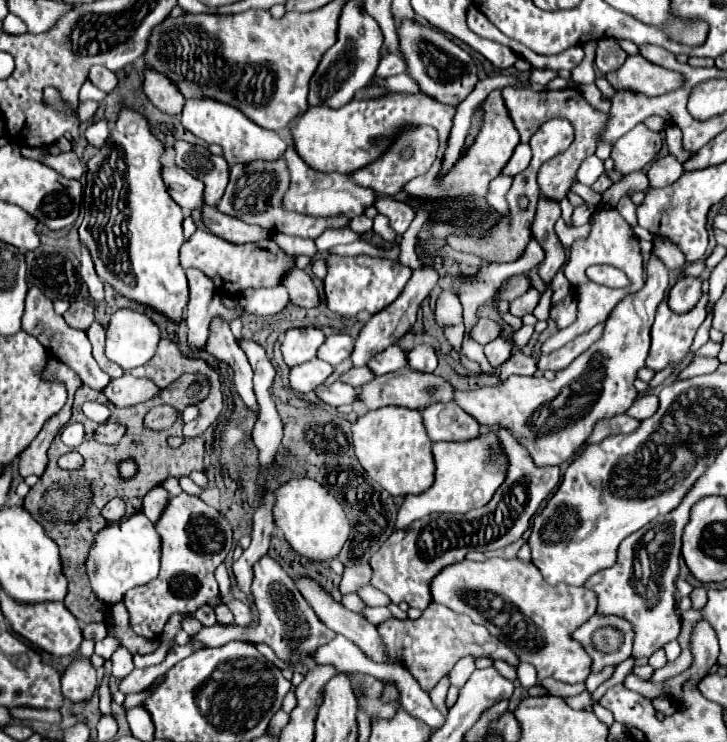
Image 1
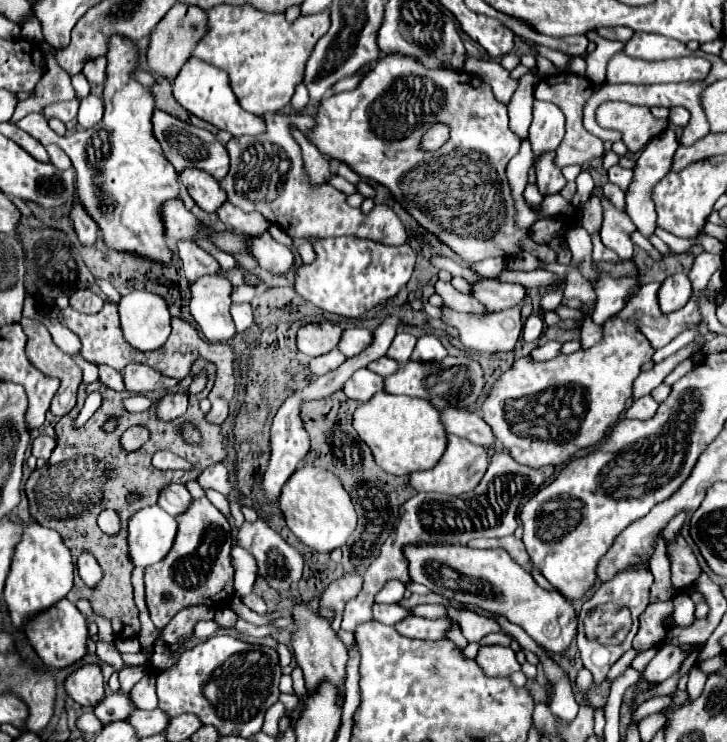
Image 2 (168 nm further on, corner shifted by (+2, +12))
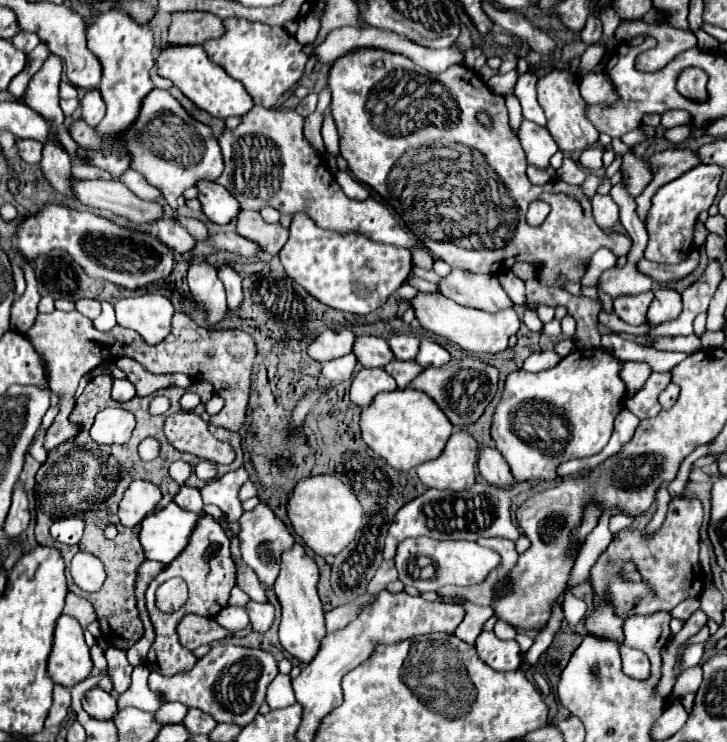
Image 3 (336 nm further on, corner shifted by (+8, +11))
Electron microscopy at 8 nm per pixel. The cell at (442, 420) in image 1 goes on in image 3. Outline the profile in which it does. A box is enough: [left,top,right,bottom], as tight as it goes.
[479,447,515,489]

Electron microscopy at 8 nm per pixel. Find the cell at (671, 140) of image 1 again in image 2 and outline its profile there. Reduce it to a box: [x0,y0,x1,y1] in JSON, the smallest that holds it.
[669,108,689,126]

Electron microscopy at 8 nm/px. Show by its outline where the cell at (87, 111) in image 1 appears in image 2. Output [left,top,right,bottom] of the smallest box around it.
[43,100,79,123]

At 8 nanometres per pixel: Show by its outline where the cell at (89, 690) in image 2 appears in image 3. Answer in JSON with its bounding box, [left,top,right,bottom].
[83,689,117,721]

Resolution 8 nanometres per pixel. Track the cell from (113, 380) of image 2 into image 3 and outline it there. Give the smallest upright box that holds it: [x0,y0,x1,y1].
[113,379,135,403]

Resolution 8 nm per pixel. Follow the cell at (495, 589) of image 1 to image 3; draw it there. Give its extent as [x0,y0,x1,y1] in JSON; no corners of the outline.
[397,537,497,593]

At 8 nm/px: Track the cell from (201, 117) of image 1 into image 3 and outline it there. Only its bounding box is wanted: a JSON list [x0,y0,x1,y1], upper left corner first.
[157,43,255,119]

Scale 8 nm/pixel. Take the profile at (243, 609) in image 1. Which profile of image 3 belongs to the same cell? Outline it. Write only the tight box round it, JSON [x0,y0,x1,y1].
[247,601,275,633]

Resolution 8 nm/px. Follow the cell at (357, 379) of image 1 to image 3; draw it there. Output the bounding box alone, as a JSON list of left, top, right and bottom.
[385,361,423,389]

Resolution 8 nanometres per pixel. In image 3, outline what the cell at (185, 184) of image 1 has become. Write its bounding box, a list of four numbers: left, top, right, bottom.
[197,181,241,225]

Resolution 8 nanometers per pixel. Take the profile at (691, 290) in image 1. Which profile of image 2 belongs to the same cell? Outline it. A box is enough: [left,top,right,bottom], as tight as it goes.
[659,274,691,314]

